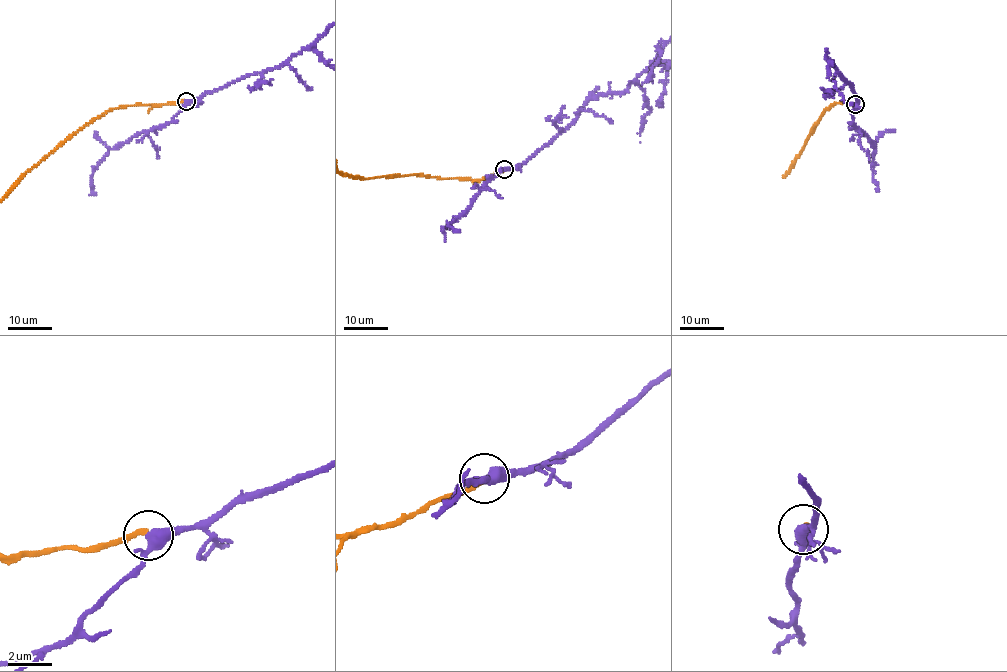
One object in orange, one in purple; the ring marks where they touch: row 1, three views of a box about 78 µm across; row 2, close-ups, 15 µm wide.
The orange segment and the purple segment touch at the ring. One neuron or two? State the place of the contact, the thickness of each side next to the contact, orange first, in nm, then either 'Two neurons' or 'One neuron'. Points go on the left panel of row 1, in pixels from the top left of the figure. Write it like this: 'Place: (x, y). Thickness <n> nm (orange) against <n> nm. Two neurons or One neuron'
Place: (186, 101). Thickness 220 nm (orange) against 380 nm. One neuron

